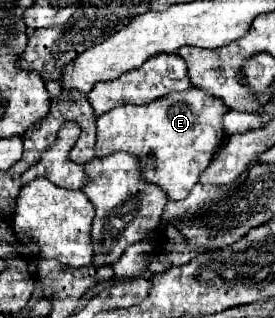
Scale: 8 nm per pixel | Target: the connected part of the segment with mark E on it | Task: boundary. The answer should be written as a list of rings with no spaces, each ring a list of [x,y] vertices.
[[[199,88],[171,92],[147,106],[117,106],[97,118],[95,156],[127,152],[139,160],[143,180],[157,184],[169,200],[183,200],[197,184],[201,172],[225,142],[223,116],[229,108],[217,96]]]

